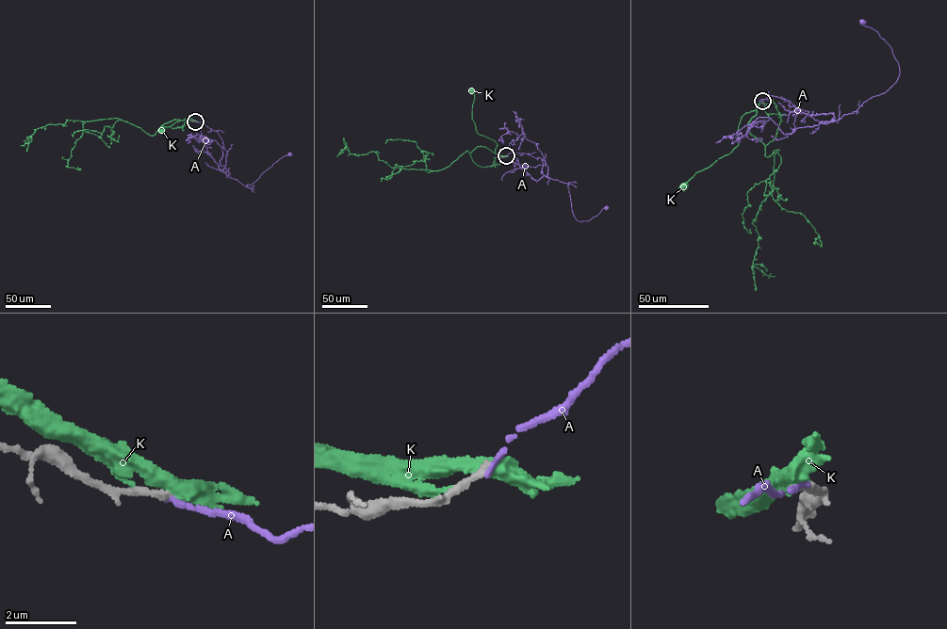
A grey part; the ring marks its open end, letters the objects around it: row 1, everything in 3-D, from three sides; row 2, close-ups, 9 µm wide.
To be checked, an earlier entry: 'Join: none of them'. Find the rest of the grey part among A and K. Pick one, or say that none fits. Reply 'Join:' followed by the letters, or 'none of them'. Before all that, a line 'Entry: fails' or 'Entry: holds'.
Entry: holds
Join: none of them

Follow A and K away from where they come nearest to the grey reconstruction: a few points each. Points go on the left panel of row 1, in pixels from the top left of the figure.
A: (195, 121), (217, 132), (227, 152), (223, 171), (246, 186), (290, 153)
K: (195, 120), (185, 118), (187, 119), (171, 126), (162, 126), (164, 130), (161, 131)

